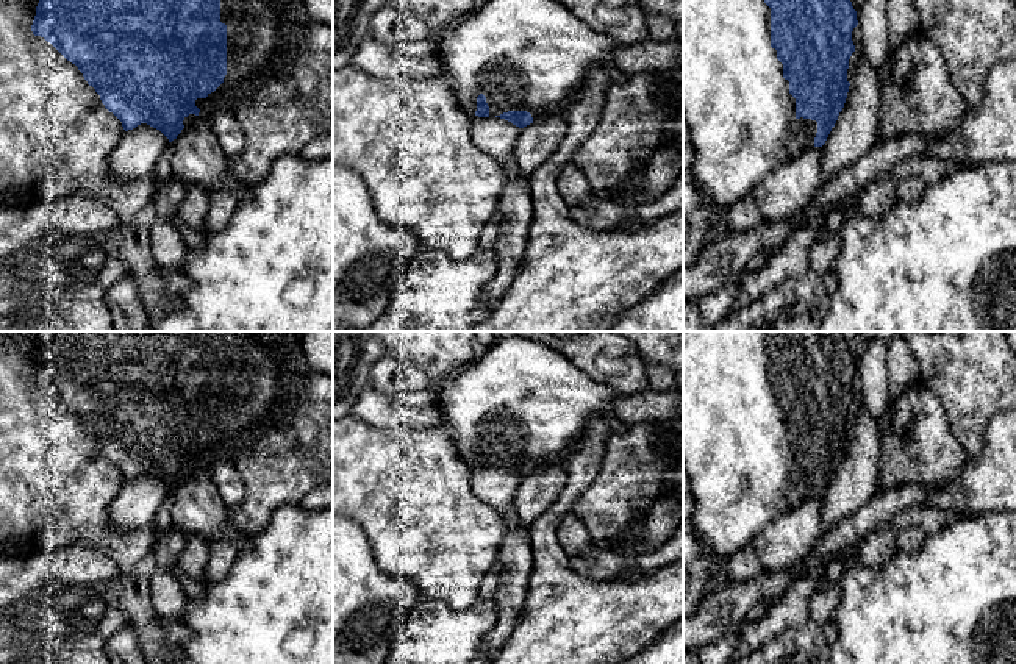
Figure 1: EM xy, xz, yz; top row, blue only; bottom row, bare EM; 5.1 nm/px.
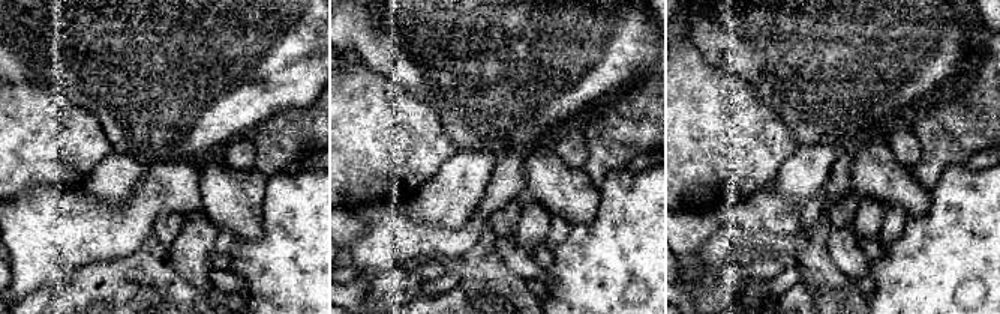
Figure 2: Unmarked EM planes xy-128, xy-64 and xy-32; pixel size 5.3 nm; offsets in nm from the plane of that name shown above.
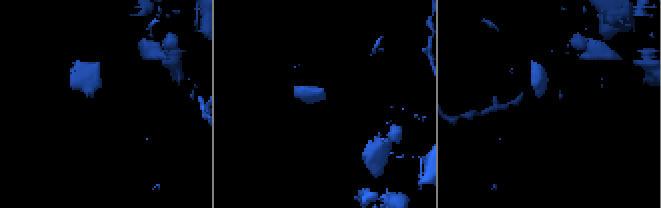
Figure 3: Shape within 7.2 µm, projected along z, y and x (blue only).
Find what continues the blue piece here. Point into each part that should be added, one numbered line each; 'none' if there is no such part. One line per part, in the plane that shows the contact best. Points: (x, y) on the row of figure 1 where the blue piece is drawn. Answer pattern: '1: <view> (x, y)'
1: yz (741, 117)

